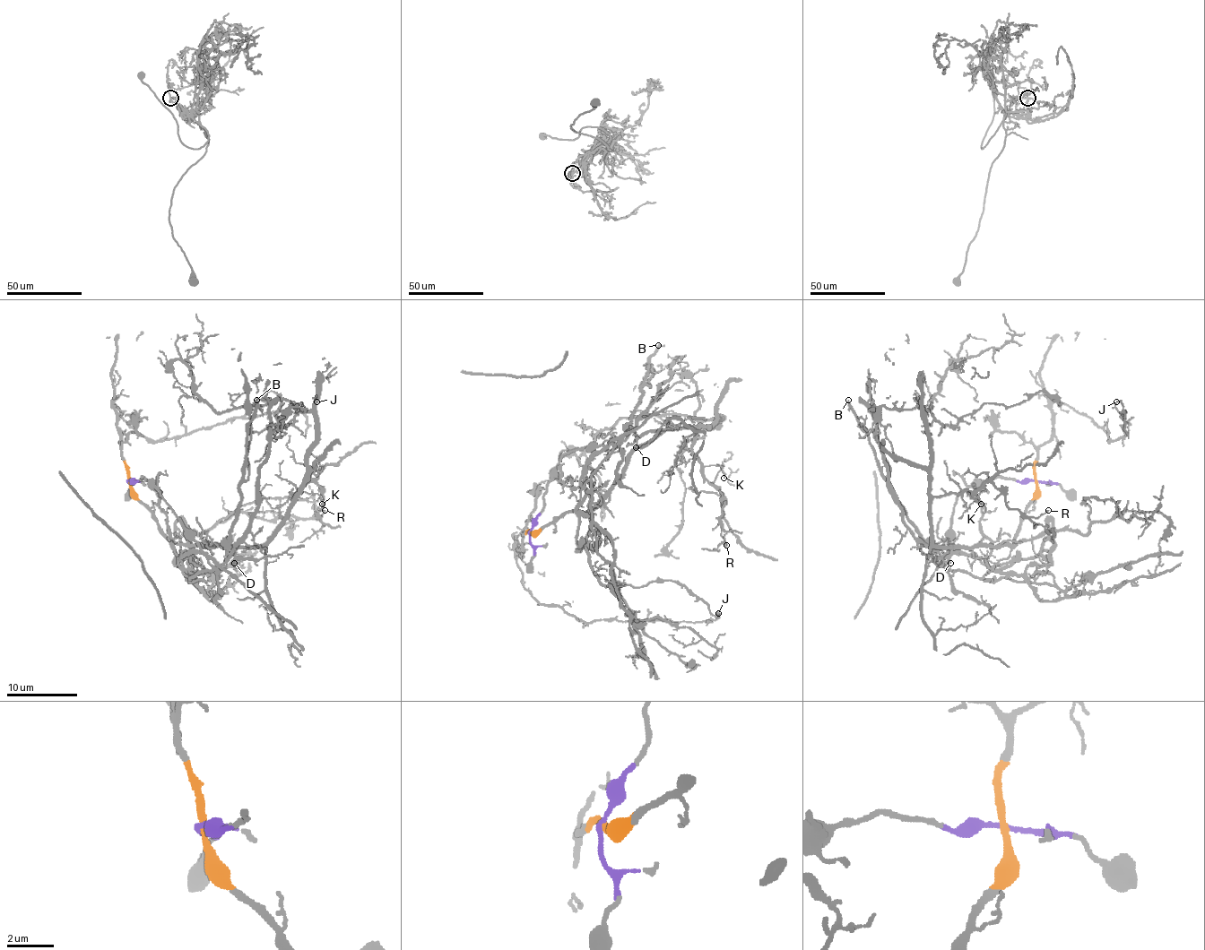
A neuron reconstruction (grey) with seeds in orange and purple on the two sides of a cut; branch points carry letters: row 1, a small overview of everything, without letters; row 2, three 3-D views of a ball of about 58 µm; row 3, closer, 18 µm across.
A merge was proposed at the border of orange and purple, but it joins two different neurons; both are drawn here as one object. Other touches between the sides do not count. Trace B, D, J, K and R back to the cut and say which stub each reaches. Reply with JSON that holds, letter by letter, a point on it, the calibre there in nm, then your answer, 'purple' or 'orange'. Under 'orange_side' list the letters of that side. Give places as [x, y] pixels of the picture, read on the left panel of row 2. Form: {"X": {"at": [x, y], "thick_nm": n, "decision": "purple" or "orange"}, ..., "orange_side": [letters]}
{"B": {"at": [256, 400], "thick_nm": 170, "decision": "purple"}, "D": {"at": [234, 563], "thick_nm": 70, "decision": "purple"}, "J": {"at": [316, 401], "thick_nm": 180, "decision": "orange"}, "K": {"at": [322, 504], "thick_nm": 130, "decision": "orange"}, "R": {"at": [325, 510], "thick_nm": 100, "decision": "orange"}, "orange_side": ["J", "K", "R"]}

